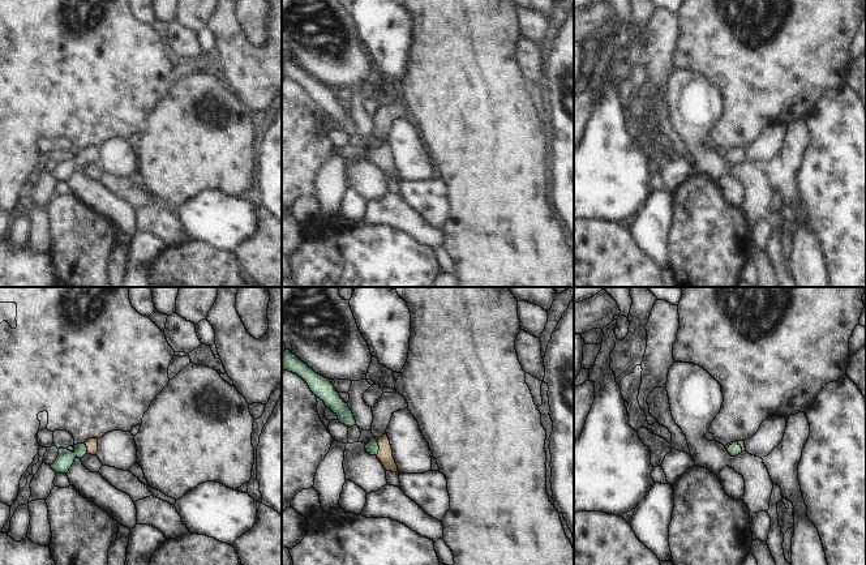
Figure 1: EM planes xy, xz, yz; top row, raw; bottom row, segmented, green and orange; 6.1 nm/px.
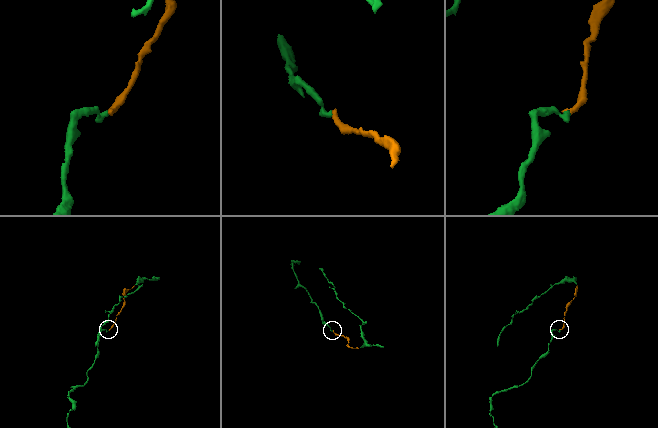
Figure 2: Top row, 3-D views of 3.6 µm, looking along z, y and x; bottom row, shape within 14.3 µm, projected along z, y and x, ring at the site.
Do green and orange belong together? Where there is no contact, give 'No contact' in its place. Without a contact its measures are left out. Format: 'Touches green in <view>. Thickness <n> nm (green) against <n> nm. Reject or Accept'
Touches green in xz. Thickness 90 nm (green) against 100 nm. Accept.

